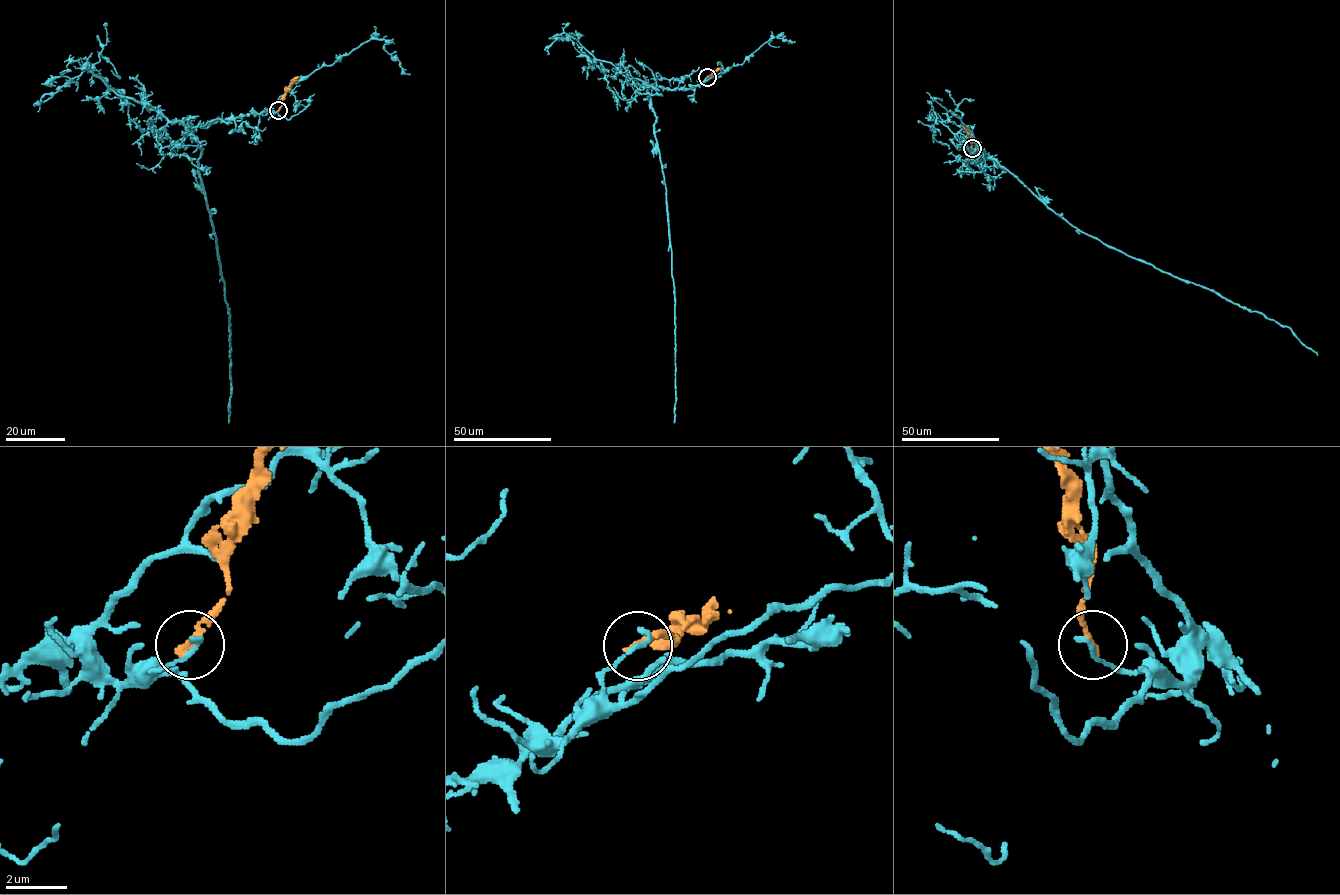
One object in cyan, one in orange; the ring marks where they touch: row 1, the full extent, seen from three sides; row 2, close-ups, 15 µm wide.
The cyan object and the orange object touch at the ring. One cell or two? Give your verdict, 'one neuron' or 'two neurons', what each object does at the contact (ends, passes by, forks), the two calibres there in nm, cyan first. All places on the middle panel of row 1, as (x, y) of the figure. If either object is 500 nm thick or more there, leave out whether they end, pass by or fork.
two neurons; cyan ends; orange ends; calibres 180 and 220 nm

